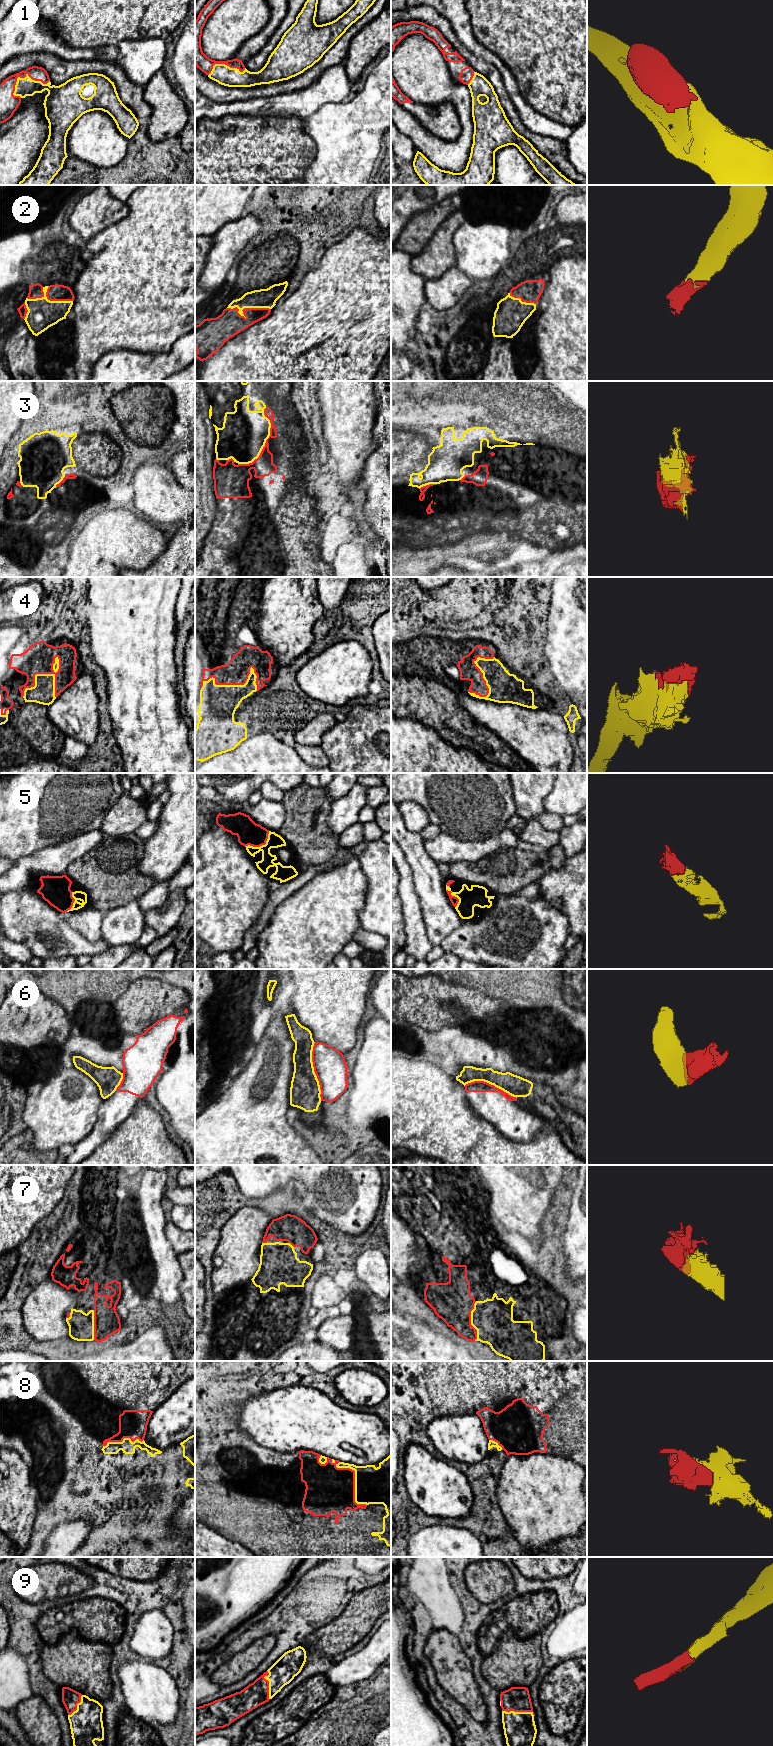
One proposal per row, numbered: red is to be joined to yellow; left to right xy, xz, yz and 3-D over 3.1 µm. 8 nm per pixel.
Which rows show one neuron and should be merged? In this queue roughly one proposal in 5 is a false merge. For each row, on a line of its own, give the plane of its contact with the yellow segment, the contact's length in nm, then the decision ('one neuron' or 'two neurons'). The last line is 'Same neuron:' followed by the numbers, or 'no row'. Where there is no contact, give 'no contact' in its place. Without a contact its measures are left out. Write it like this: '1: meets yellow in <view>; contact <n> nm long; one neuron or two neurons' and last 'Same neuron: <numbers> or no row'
1: meets yellow in xy; contact 320 nm long; one neuron
2: meets yellow in xy; contact 360 nm long; one neuron
3: meets yellow in xz; contact 500 nm long; one neuron
4: meets yellow in xy; contact 440 nm long; one neuron
5: meets yellow in xz; contact 240 nm long; one neuron
6: meets yellow in xz; contact 480 nm long; two neurons
7: meets yellow in yz; contact 320 nm long; one neuron
8: meets yellow in xz; contact 480 nm long; one neuron
9: meets yellow in yz; contact 260 nm long; one neuron
Same neuron: 1, 2, 3, 4, 5, 7, 8, 9

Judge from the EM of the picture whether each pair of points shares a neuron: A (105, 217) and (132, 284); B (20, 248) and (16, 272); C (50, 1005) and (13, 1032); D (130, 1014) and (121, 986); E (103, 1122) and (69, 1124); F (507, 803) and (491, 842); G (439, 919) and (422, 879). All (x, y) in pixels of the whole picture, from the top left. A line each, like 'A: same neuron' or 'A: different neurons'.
A: different neurons
B: same neuron
C: same neuron
D: different neurons
E: different neurons
F: different neurons
G: same neuron

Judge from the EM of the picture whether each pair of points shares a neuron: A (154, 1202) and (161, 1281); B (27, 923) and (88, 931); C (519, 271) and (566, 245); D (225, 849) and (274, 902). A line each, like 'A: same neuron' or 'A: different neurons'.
A: same neuron
B: different neurons
C: same neuron
D: different neurons

